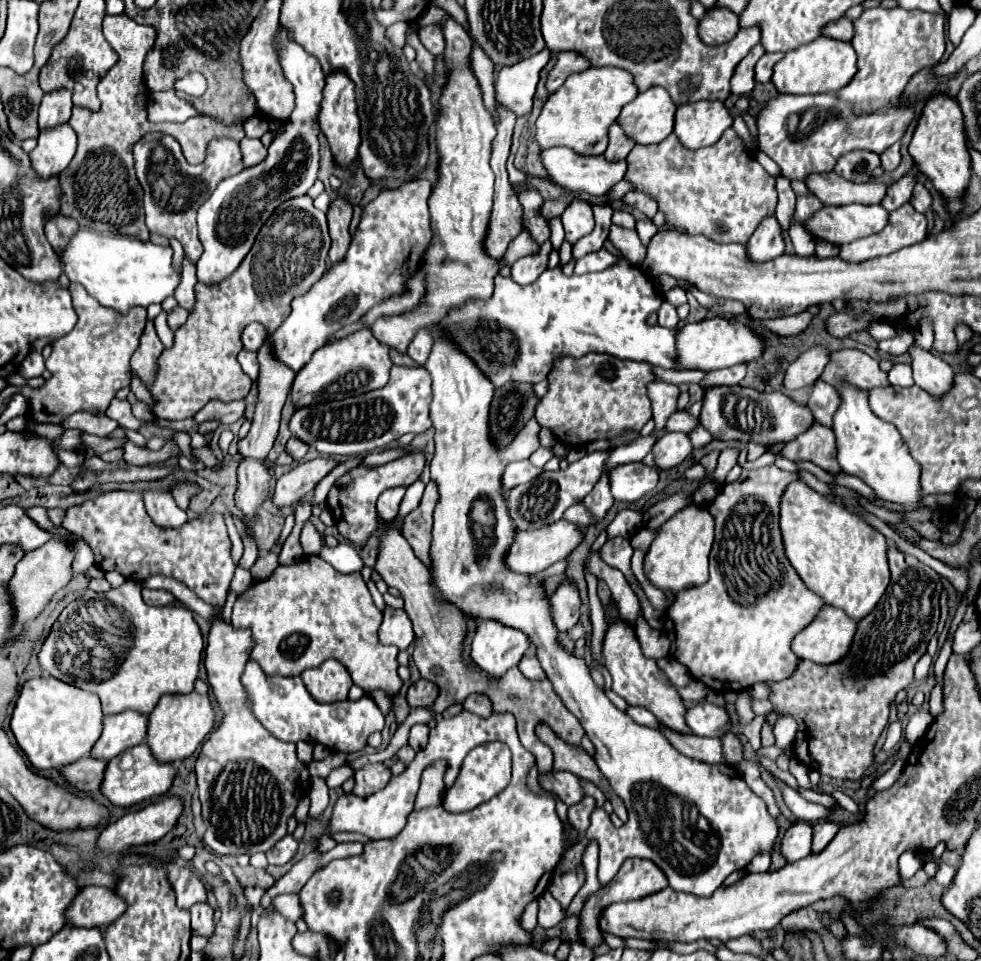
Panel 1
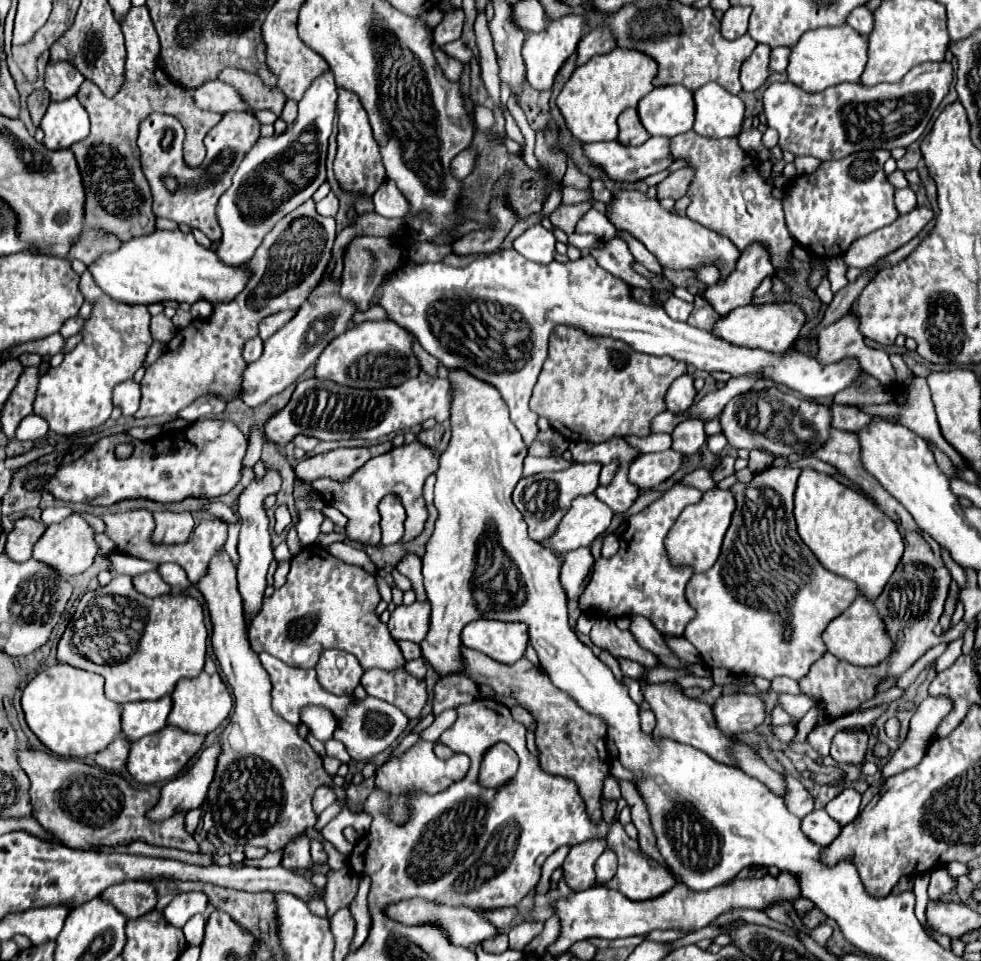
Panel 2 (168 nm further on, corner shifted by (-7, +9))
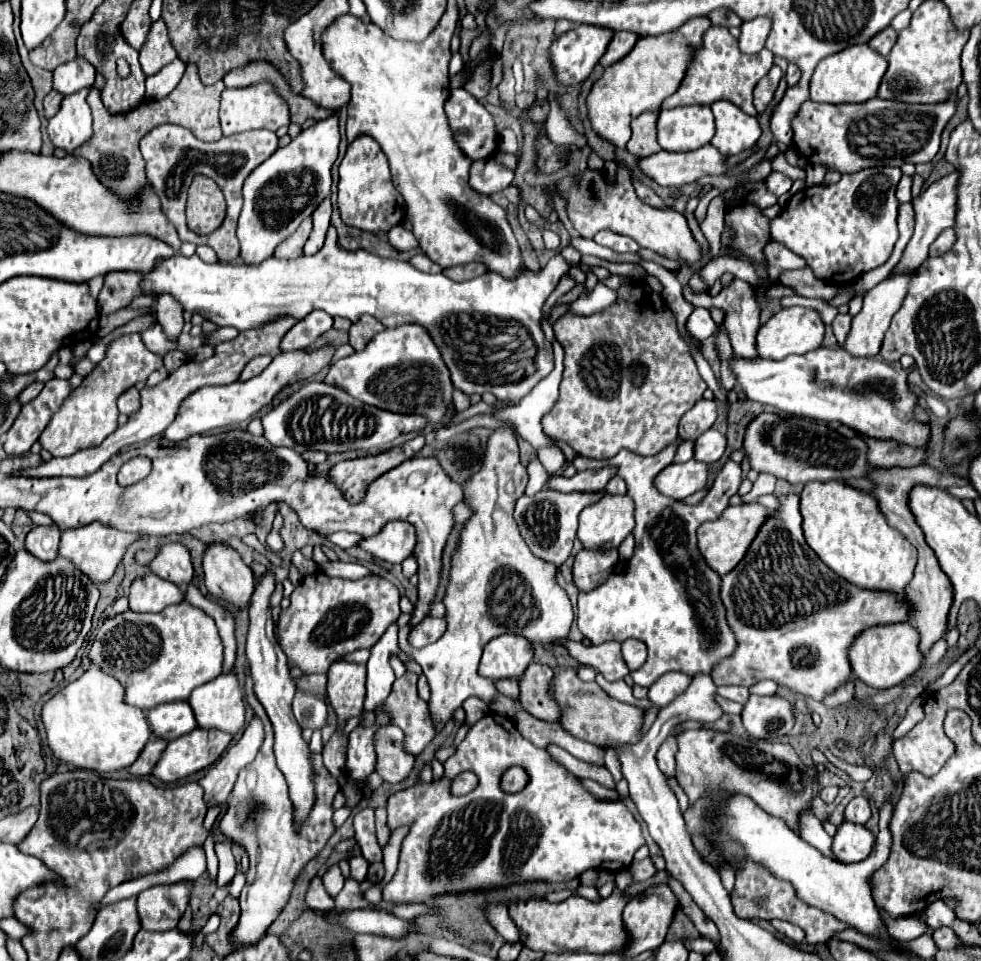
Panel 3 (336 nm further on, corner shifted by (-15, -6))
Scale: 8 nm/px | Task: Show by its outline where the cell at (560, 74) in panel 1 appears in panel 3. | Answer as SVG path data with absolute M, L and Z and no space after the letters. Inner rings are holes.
M617 31L617 33L613 35L609 47L607 47L607 53L605 53L603 59L601 59L601 65L609 67L609 65L617 63L619 59L623 59L623 57L633 49L633 45L637 43L637 39L639 39L639 37L637 37L635 33L631 33L631 31Z

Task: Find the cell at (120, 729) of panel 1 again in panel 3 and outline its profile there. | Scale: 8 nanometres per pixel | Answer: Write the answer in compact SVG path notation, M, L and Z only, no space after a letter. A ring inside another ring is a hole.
M187 701L179 703L163 703L147 711L147 721L153 727L153 733L171 741L177 739L197 727L195 713Z

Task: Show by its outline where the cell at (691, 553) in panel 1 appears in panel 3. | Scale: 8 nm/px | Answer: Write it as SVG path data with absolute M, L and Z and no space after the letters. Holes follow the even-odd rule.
M743 503L739 507L727 507L719 519L703 523L697 529L697 539L699 539L699 551L703 553L709 567L719 575L727 575L727 571L733 571L747 553L751 539L755 539L755 531L759 531L759 525L763 525L763 519L767 519L767 515L771 513L763 505Z

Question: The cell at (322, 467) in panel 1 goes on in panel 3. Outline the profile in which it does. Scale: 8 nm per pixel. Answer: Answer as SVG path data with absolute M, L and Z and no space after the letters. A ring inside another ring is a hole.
M417 435L415 439L411 439L399 447L391 447L389 451L361 457L361 459L341 461L329 471L329 477L343 489L343 493L349 501L363 499L363 489L373 479L377 479L385 471L397 467L405 459L415 457L423 445L425 445L425 437Z

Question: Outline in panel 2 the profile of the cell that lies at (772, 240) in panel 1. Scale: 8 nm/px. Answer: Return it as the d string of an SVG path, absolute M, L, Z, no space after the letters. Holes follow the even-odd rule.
M751 244L751 248L741 252L737 268L731 272L731 276L707 288L705 300L719 312L719 316L725 316L733 308L751 304L753 290L763 278L771 276L771 272L775 272L775 266L771 264L767 246Z

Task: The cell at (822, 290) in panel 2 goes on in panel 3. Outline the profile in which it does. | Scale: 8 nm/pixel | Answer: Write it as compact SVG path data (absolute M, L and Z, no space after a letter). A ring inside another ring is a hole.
M845 313L845 315L837 315L835 321L833 321L833 333L837 337L837 343L843 347L847 335L849 335L849 325L851 325L851 317Z

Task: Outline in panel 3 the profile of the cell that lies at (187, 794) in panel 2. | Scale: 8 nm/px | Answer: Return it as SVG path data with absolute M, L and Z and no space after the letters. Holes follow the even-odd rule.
M255 715L251 723L245 727L241 739L233 743L221 759L207 771L207 775L199 781L199 785L205 789L205 801L207 805L221 805L229 797L237 773L255 759L259 747L263 745L265 729L263 721Z

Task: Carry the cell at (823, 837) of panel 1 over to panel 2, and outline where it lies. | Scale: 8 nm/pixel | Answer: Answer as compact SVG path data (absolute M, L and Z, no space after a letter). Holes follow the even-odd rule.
M847 788L825 806L825 812L831 814L831 818L837 820L841 826L847 826L859 814L859 804L861 804L861 794Z

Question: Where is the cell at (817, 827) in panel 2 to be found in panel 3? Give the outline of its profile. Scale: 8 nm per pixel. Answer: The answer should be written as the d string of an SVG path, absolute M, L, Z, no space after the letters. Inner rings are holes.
M845 821L833 839L833 851L843 863L857 863L871 855L875 841L877 837L867 827Z

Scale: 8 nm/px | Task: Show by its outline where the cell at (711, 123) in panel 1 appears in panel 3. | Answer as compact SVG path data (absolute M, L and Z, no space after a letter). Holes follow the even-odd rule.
M715 101L711 109L717 125L717 133L711 139L711 145L717 147L723 155L737 155L757 143L761 127L755 117L743 113L731 101Z

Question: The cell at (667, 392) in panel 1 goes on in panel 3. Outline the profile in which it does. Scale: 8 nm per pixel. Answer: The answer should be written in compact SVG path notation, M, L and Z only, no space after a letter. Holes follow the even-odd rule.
M701 399L697 401L683 417L679 423L679 437L681 439L691 439L695 441L699 435L703 435L707 429L711 429L711 425L717 419L717 409L715 409L715 401L707 401Z

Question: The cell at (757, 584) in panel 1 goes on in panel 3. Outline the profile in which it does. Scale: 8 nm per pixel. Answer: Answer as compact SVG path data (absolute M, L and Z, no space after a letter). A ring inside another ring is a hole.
M785 495L779 497L779 503L781 503L779 511L771 515L759 529L759 535L751 543L745 559L731 573L723 575L721 599L727 609L729 627L733 629L739 645L731 657L723 659L723 663L719 663L713 669L713 681L715 685L751 687L757 681L773 679L795 693L821 701L827 695L831 695L831 691L837 691L837 687L853 679L847 651L855 635L879 623L883 625L907 623L911 605L905 601L903 595L891 591L861 589L839 577L835 571L831 571L805 543L801 531L799 497Z

